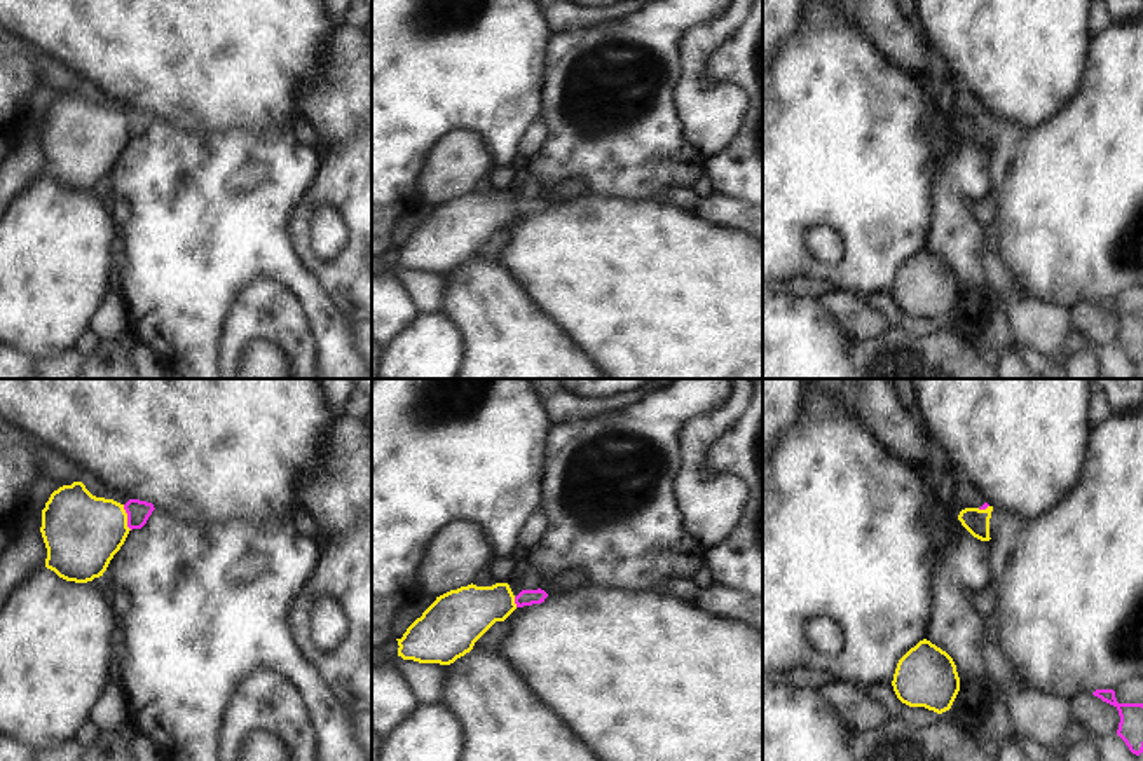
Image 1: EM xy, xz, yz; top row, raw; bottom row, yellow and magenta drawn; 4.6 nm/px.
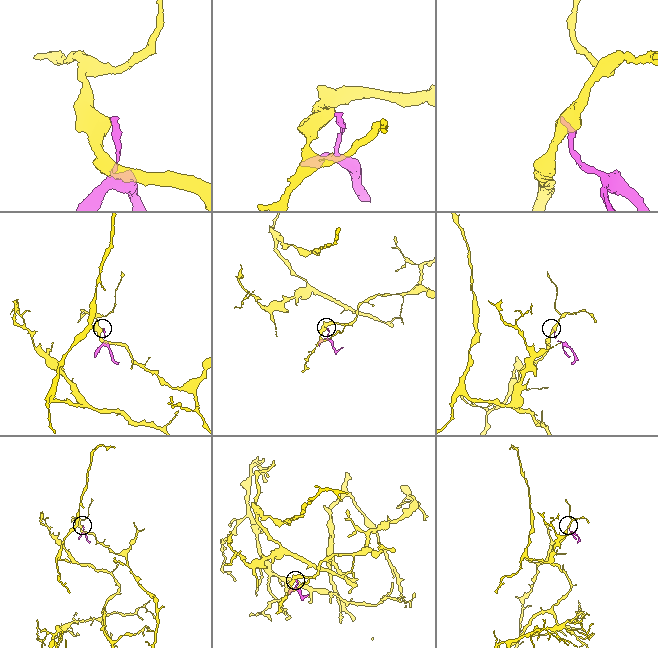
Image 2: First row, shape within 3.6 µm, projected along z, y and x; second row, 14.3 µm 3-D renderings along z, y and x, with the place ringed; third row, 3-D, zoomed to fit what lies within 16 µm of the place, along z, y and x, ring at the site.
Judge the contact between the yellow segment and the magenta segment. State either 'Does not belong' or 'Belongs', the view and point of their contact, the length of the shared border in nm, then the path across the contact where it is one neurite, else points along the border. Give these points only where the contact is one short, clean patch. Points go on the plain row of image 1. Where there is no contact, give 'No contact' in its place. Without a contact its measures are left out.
Does not belong. Touches yellow at xy (126, 126). Shared border 130 nm. Boundary: xy (123, 114), (131, 138).

